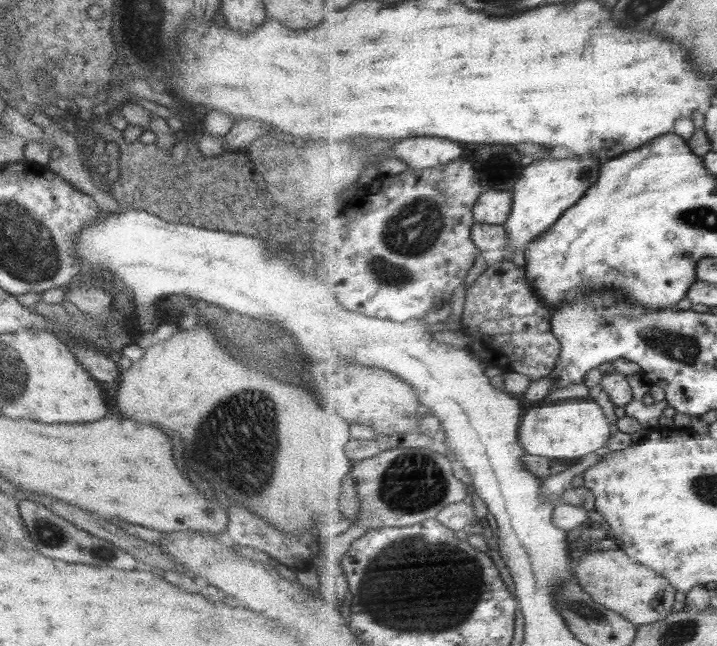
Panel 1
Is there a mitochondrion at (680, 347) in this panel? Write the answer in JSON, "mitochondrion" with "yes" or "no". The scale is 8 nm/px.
{"mitochondrion":"yes"}

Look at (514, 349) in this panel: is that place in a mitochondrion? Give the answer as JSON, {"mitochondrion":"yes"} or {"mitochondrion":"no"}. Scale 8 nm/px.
{"mitochondrion":"no"}

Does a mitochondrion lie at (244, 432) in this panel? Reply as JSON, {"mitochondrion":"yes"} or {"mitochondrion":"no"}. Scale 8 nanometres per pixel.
{"mitochondrion":"yes"}

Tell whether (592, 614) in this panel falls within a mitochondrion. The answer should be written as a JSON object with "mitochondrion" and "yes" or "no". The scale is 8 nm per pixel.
{"mitochondrion":"yes"}

